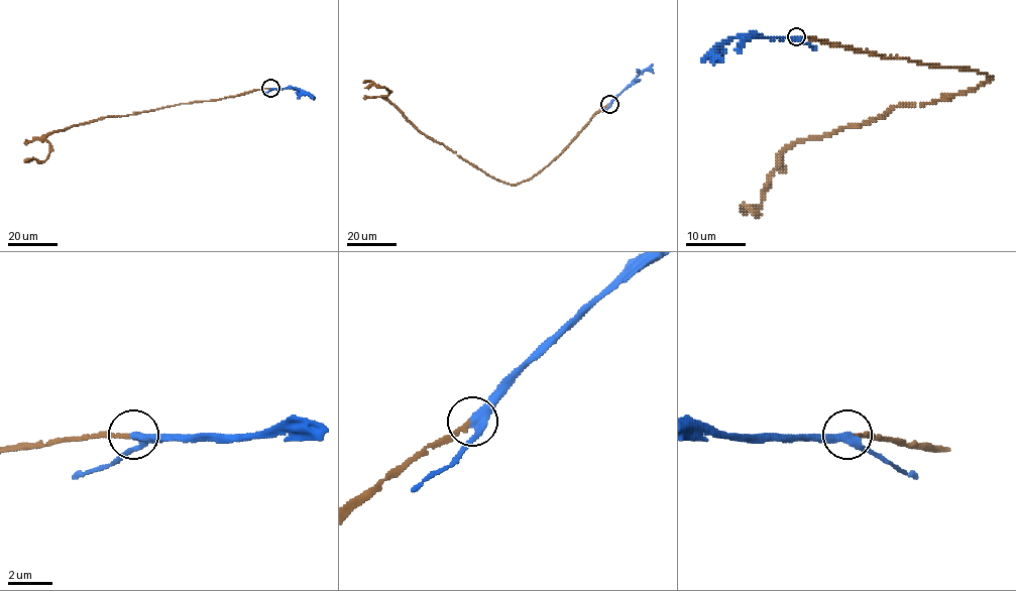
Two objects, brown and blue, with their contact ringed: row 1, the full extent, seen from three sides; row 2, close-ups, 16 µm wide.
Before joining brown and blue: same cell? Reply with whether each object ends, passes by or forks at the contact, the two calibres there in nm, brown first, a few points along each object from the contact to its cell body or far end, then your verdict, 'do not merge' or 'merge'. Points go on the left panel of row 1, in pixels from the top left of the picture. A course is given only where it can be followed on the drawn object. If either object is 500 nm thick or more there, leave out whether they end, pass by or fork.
brown ends there; blue passes by; 200 nm thick on the brown side, 360 nm on the other; brown runs (270, 88), (72, 125), (45, 137), (49, 153), (43, 161), (32, 158), (24, 161); blue runs (270, 88), (296, 87), (314, 98); merge

